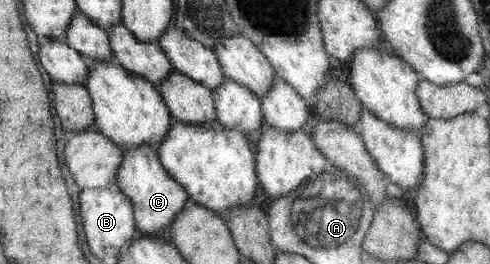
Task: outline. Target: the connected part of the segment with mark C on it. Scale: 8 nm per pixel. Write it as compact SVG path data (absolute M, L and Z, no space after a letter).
M143 144L128 151L123 151L123 162L119 174L116 174L116 184L128 200L135 206L136 228L144 236L171 226L172 219L184 210L186 202L190 201L187 191L163 167L159 160L158 146Z

